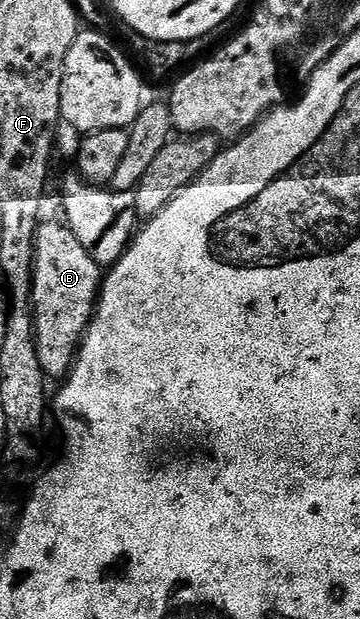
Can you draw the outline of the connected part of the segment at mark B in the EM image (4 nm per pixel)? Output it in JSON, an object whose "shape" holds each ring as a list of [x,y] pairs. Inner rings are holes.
{"shape":[[[42,222],[37,229],[37,261],[33,266],[33,320],[37,334],[39,365],[43,365],[45,374],[50,380],[64,380],[73,370],[73,360],[77,358],[85,330],[89,328],[89,323],[97,312],[97,300],[101,293],[102,282],[103,269],[93,260],[91,253],[83,249],[77,234],[64,222]]]}

